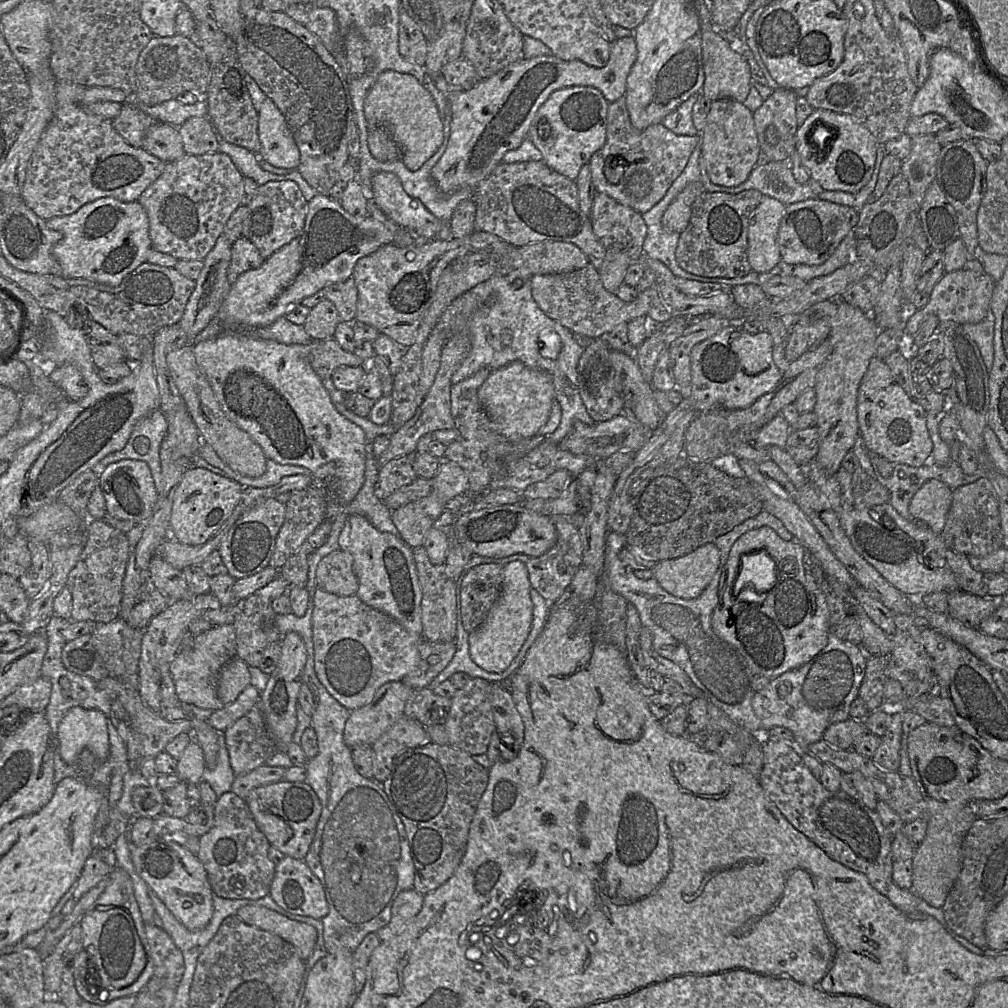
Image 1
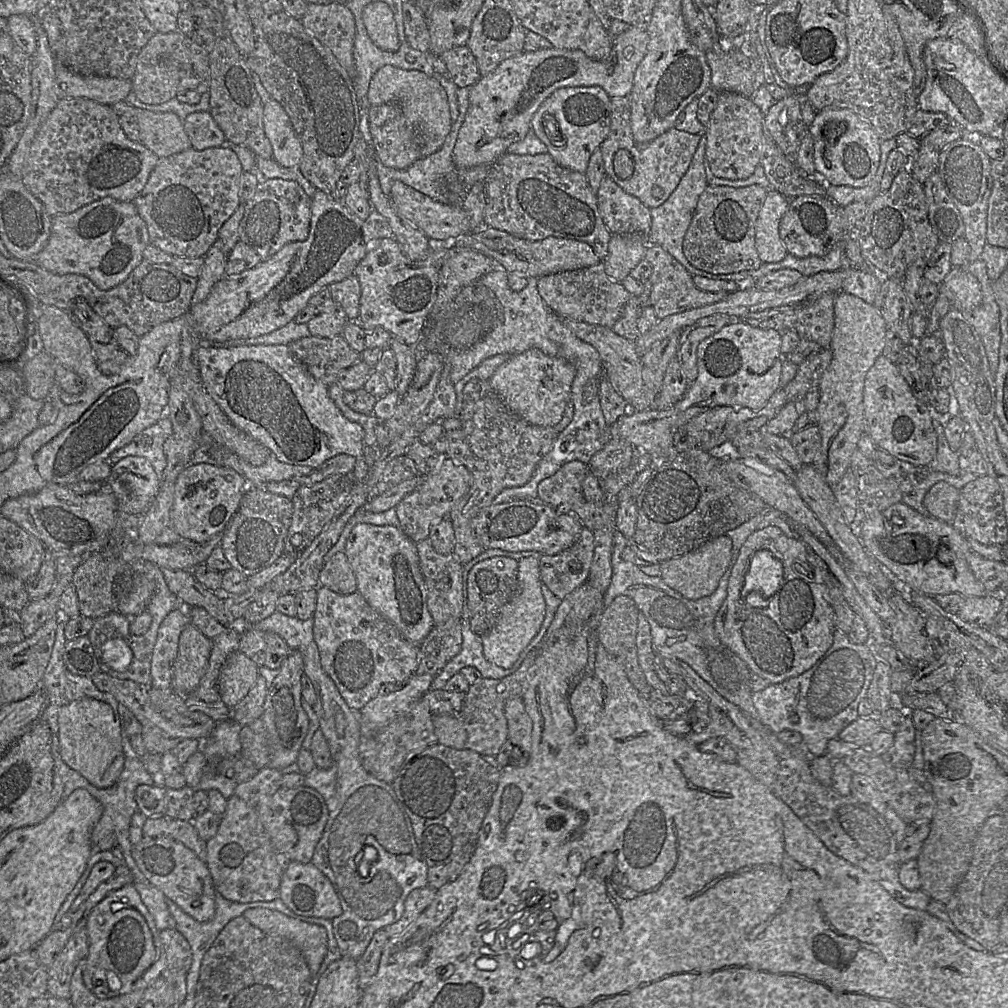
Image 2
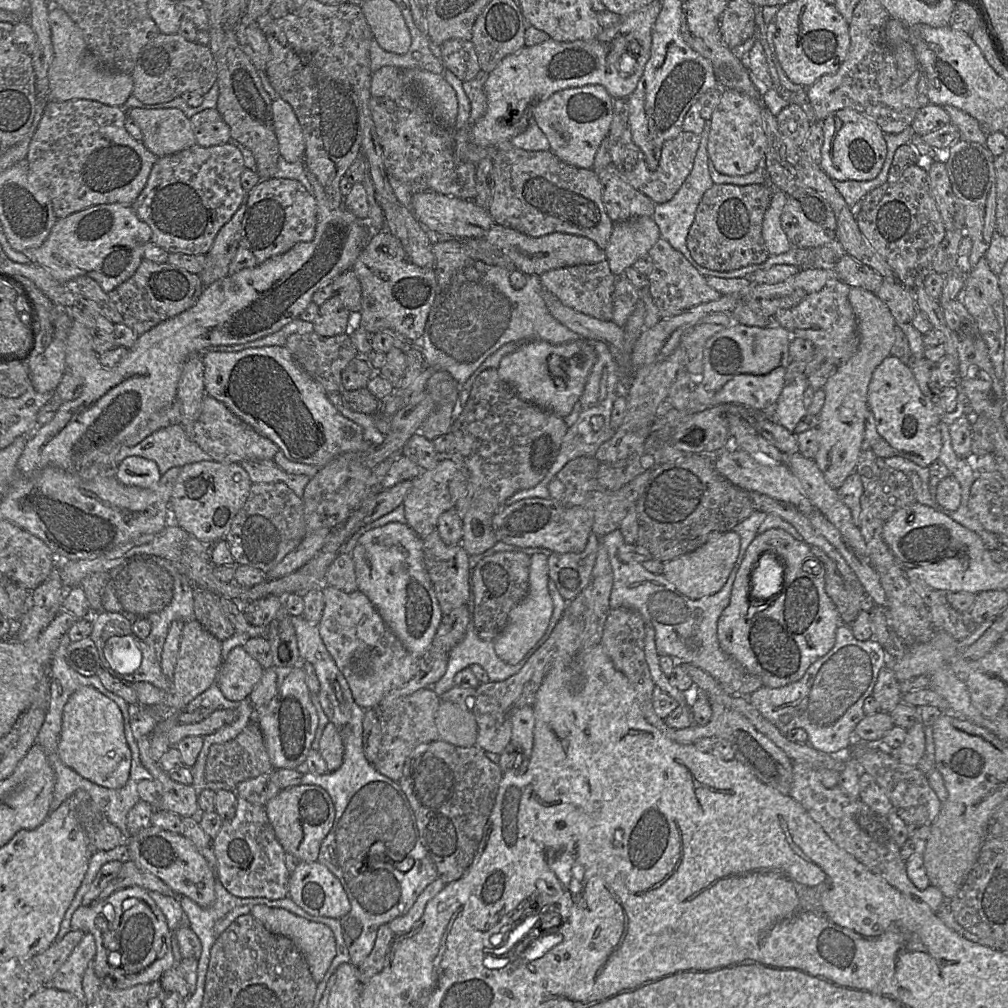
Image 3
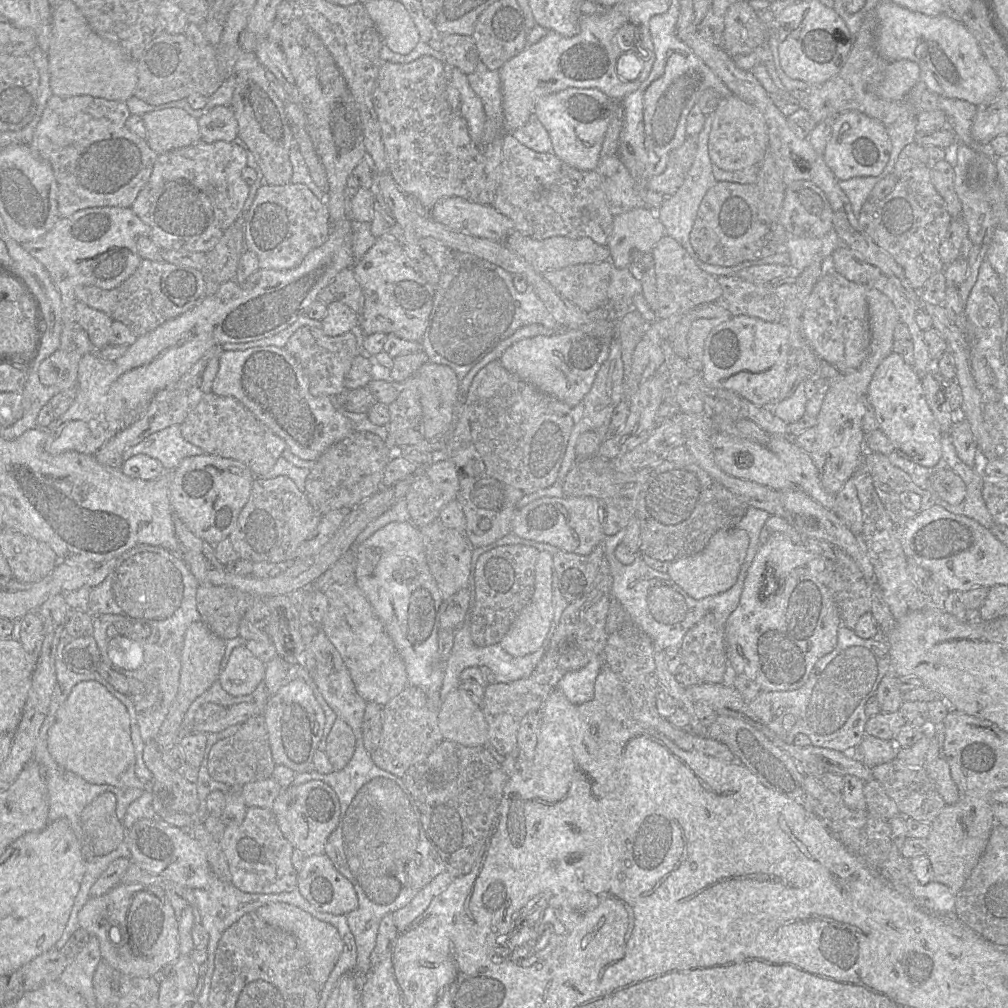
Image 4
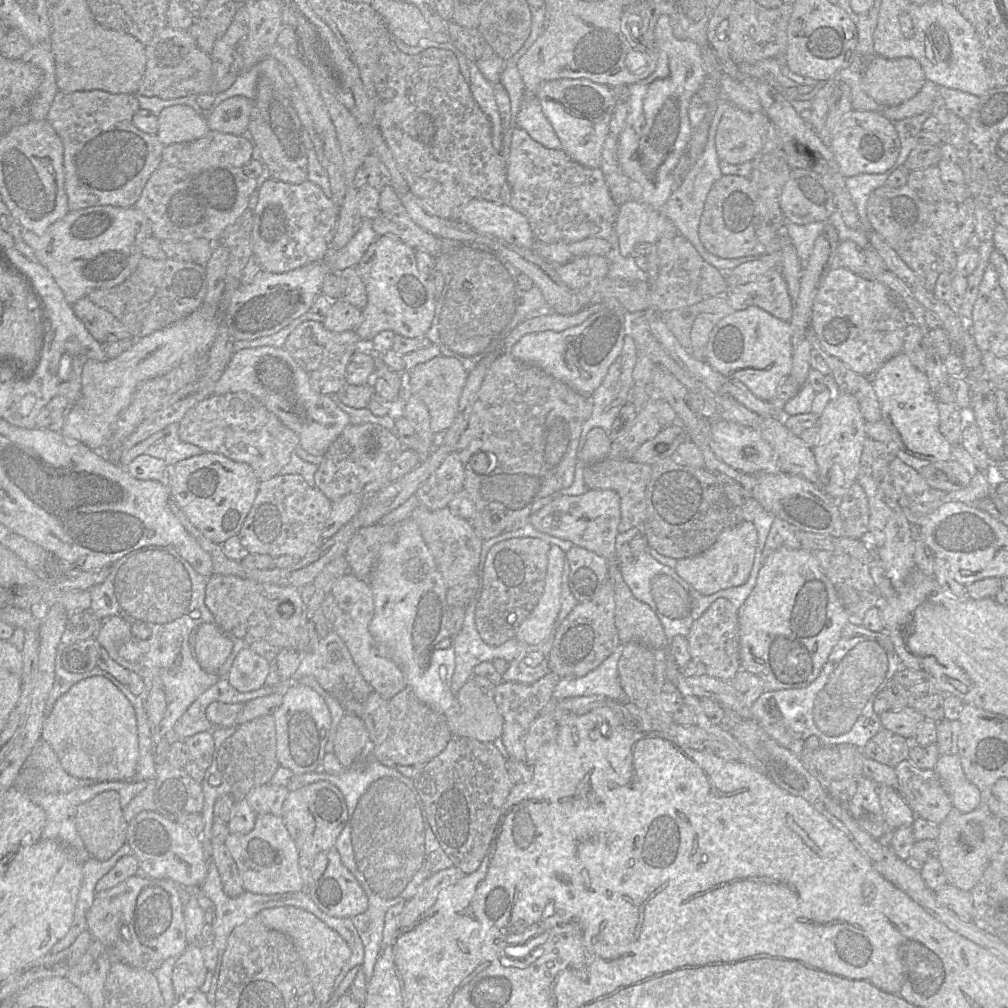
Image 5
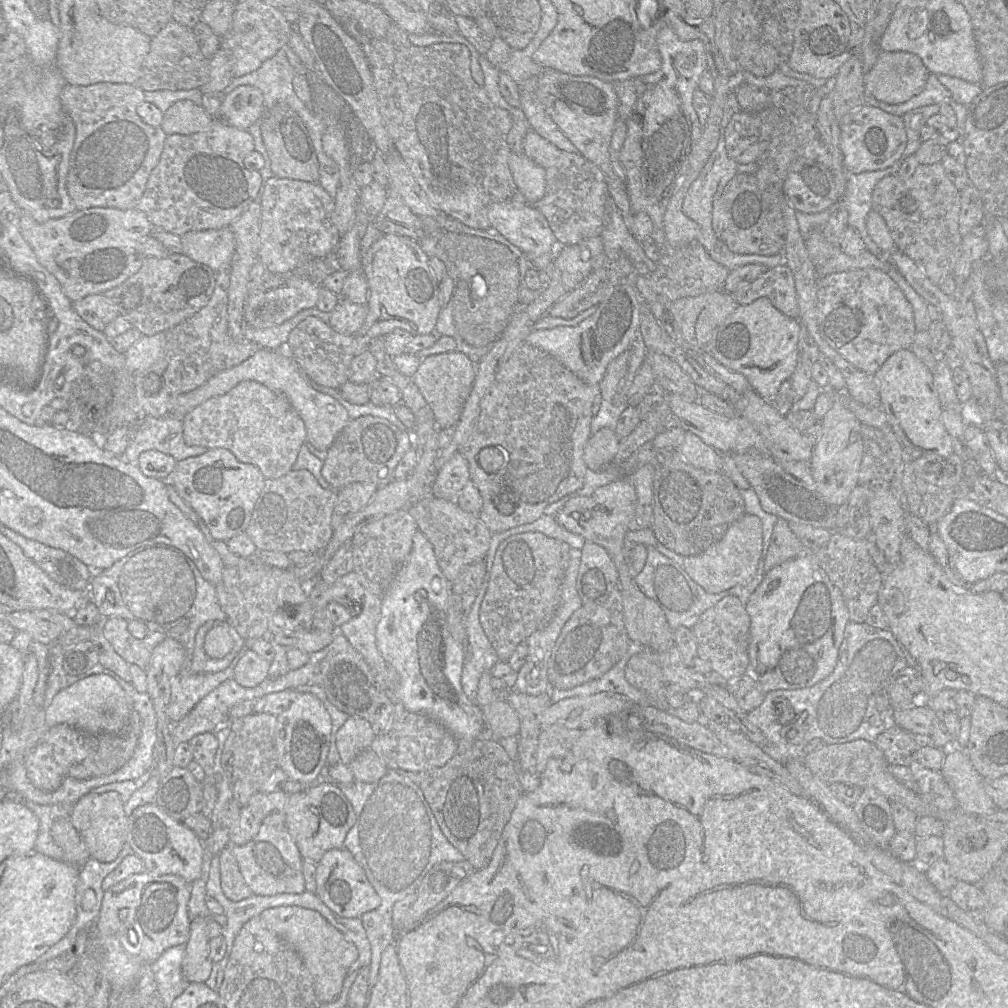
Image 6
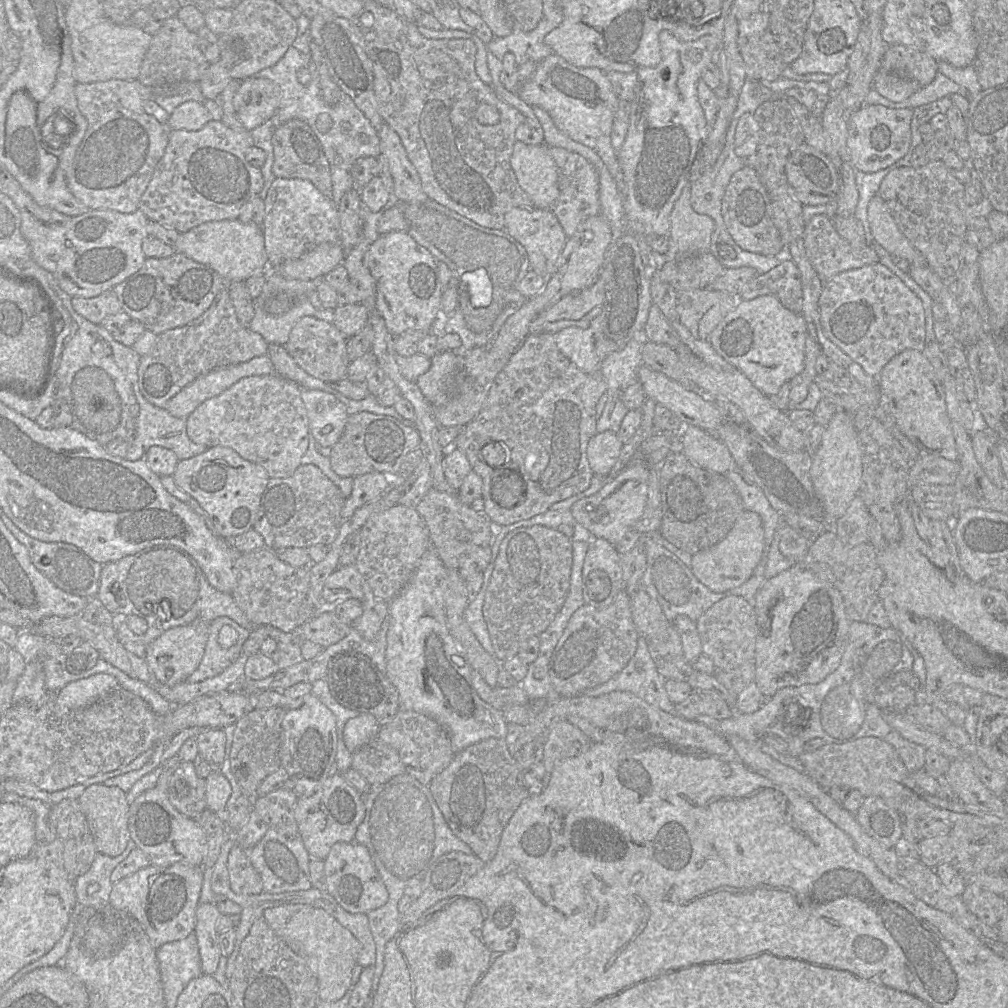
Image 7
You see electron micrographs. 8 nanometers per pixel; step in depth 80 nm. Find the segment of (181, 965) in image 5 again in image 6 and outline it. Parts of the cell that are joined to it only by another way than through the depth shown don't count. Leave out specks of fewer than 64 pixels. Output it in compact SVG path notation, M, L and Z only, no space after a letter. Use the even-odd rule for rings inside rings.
M197 917L191 922L190 937L182 961L182 974L189 984L205 982L213 968L209 957L209 920L210 918Z

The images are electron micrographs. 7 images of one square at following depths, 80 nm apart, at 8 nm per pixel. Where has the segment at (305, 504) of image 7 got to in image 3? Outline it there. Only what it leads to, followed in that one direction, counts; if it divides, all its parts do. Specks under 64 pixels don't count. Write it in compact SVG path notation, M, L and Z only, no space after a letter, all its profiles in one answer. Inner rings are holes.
M281 482L257 483L251 485L248 498L235 516L225 541L239 566L267 572L298 547L306 534L302 498Z

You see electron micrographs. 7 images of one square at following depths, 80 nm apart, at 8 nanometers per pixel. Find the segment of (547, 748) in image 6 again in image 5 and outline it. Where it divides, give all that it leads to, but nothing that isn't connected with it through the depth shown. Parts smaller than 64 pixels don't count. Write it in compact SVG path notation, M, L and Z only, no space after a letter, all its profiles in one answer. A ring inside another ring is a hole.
M541 713L532 722L525 739L526 763L533 767L540 748L555 739L558 733L555 718Z

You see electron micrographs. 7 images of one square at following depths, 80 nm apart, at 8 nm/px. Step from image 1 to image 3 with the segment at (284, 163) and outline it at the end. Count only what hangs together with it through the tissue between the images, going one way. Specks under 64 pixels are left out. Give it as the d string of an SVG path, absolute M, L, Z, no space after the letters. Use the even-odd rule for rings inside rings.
M278 98L273 100L272 112L280 156L289 163L304 160L304 136L294 110Z

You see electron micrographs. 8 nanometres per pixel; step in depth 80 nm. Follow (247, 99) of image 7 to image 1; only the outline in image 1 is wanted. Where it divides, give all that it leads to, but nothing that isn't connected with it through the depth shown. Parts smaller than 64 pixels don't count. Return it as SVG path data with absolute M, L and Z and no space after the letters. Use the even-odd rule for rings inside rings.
M207 116L187 119L178 131L185 154L202 155L218 150L221 139Z

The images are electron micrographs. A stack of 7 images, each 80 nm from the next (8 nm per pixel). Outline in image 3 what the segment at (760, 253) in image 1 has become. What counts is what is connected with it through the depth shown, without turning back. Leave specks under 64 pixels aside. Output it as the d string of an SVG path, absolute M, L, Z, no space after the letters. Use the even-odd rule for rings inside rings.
M775 189L762 222L762 237L770 255L779 255L792 247L781 225L781 214L788 195Z

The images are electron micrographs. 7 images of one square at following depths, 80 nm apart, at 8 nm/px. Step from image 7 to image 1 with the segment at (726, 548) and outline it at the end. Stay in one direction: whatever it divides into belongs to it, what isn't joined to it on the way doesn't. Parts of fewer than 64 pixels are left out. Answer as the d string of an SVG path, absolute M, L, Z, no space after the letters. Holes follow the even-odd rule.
M711 542L681 557L655 563L652 572L666 592L691 599L705 590L720 568L720 550Z

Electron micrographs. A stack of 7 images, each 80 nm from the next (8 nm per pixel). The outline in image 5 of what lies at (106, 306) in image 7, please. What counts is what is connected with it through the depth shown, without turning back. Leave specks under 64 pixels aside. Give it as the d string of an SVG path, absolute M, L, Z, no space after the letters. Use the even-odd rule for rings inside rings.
M87 297L79 299L72 307L76 317L85 325L93 338L98 342L105 343L115 317Z

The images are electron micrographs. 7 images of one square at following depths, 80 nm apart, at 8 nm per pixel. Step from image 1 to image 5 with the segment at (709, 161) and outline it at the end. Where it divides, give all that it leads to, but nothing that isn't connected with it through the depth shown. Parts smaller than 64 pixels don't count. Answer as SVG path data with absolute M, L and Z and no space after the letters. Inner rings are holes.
M729 104L715 134L715 148L720 161L730 164L752 161L763 146L768 122L763 111L745 112Z

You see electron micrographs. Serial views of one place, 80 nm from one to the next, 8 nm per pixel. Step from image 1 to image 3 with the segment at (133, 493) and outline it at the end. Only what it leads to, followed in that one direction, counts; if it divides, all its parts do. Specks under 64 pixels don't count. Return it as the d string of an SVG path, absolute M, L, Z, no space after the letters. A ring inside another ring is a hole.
M129 456L119 465L115 478L126 486L154 487L161 474L155 462L143 457Z

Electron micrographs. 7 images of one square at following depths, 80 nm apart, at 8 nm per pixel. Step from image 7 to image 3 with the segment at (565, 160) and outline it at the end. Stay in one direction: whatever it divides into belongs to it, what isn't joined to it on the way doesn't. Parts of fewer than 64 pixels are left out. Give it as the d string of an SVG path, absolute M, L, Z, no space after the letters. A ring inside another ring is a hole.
M511 143L497 146L492 168L492 199L488 212L495 224L530 237L552 233L582 236L605 250L614 222L602 201L602 185L592 169L570 166L551 151L526 151Z

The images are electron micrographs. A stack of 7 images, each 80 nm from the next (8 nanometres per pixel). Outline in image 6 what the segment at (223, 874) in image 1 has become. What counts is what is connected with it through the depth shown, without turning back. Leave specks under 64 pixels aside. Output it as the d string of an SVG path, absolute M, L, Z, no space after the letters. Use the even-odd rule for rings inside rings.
M262 823L258 834L250 842L242 846L230 842L227 848L235 856L245 882L254 895L272 896L305 891L303 857L284 824Z

